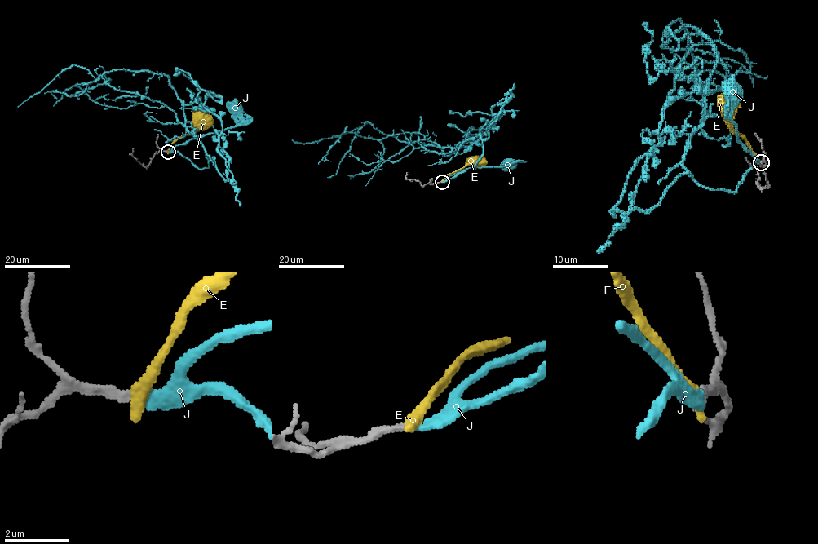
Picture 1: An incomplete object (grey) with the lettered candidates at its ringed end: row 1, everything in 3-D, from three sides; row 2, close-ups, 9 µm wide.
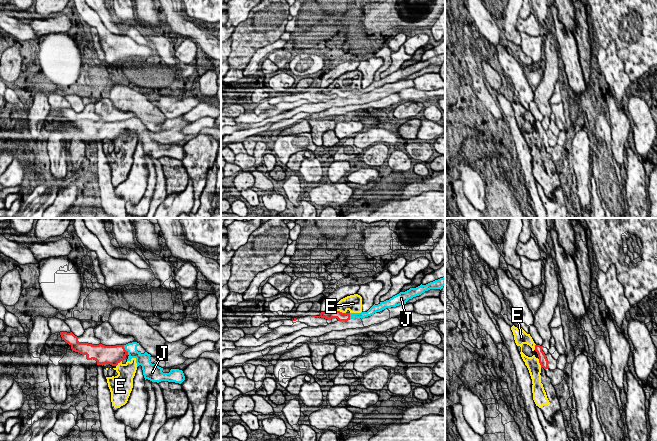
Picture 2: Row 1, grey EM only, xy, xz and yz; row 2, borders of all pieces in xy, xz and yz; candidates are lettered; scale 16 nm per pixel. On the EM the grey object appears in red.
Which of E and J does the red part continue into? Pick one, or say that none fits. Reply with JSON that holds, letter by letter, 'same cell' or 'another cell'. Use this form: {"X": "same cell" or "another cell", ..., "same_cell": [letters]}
{"E": "another cell", "J": "same cell", "same_cell": ["J"]}

